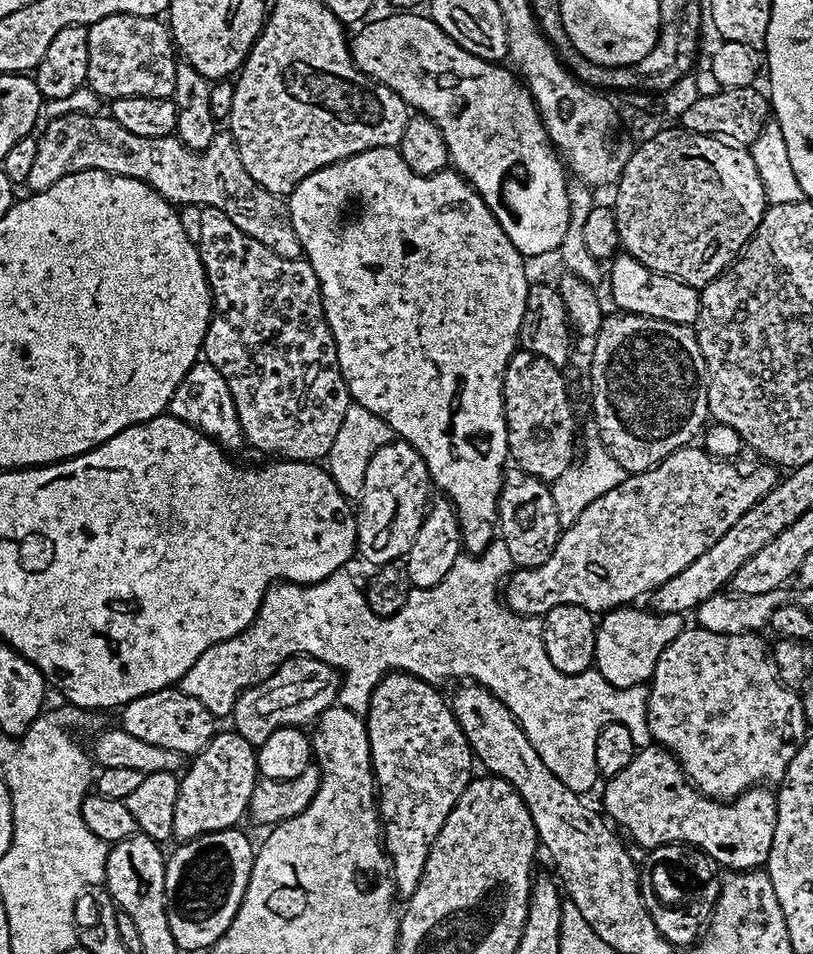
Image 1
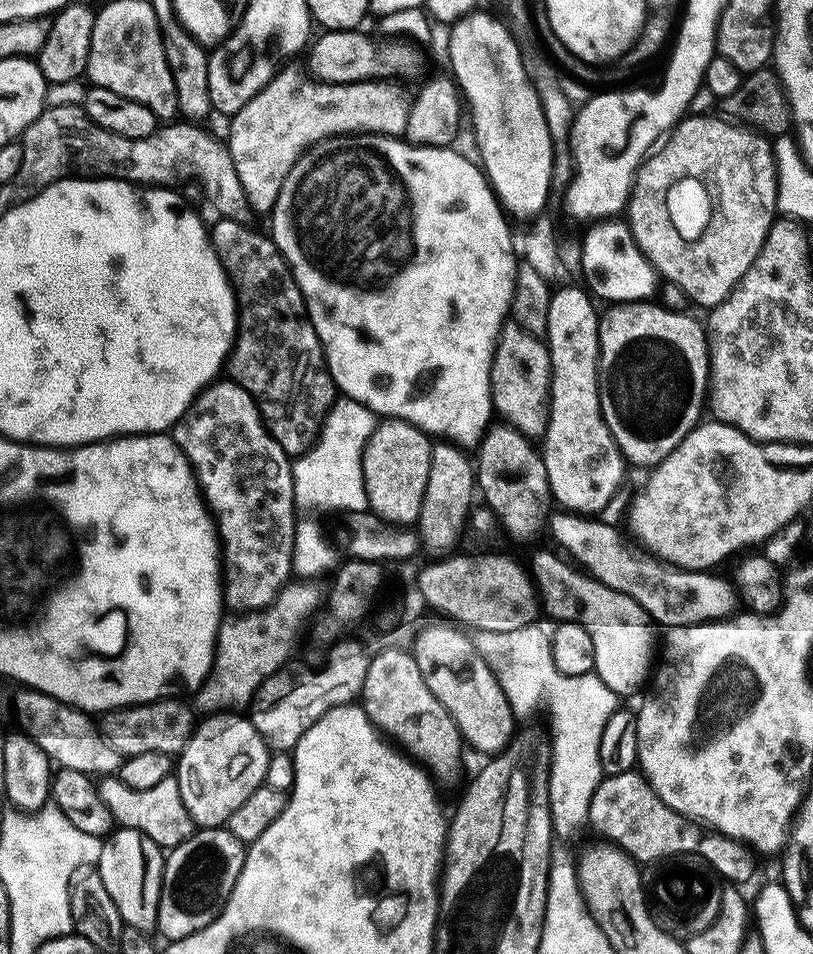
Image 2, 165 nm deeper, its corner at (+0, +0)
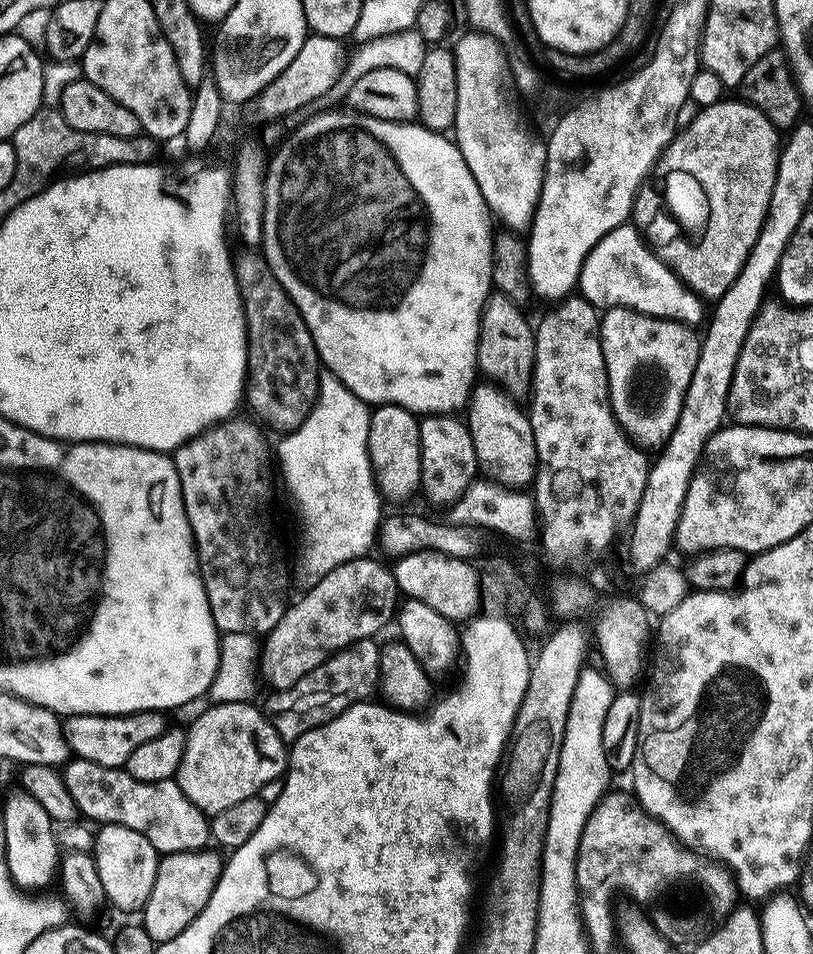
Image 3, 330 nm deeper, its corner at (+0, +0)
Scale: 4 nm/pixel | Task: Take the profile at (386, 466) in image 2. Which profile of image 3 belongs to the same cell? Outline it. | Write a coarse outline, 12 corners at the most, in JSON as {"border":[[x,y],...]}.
{"border":[[397,404],[368,417],[368,457],[383,499],[420,488],[420,420]]}

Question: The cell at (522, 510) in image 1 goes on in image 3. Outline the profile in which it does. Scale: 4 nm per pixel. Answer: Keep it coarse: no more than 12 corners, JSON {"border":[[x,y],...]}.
{"border":[[483,382],[466,405],[483,475],[520,490],[536,479],[523,407]]}

